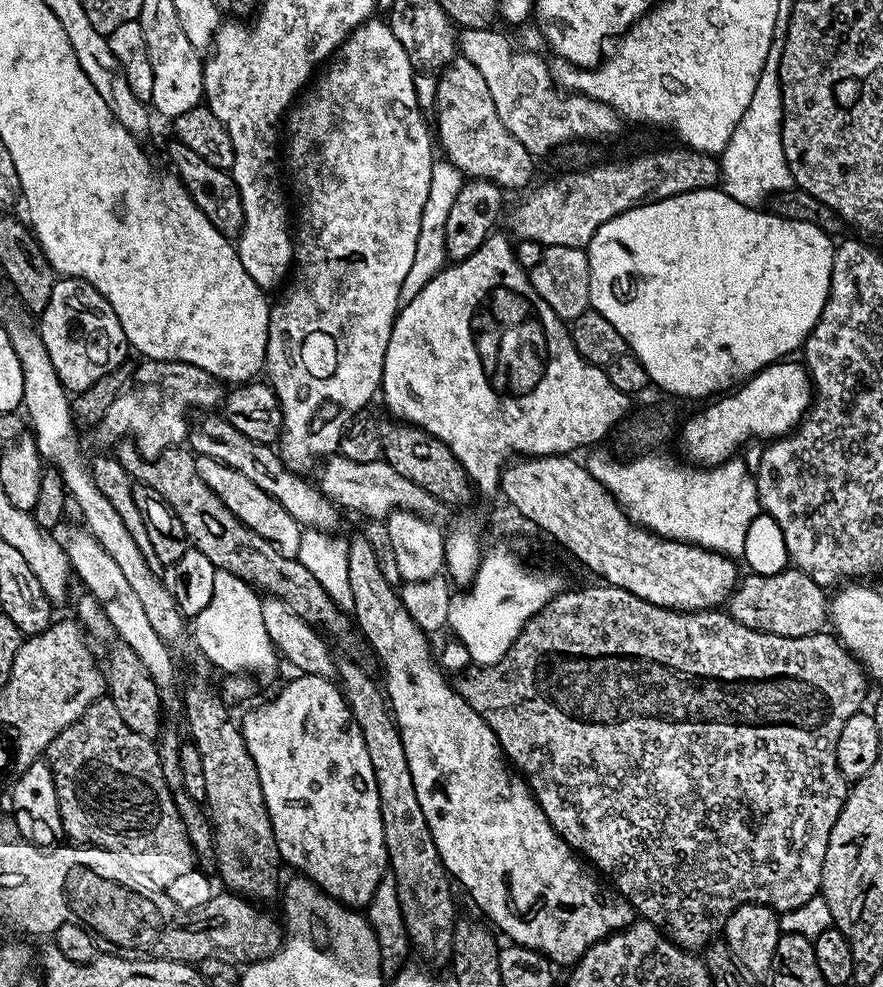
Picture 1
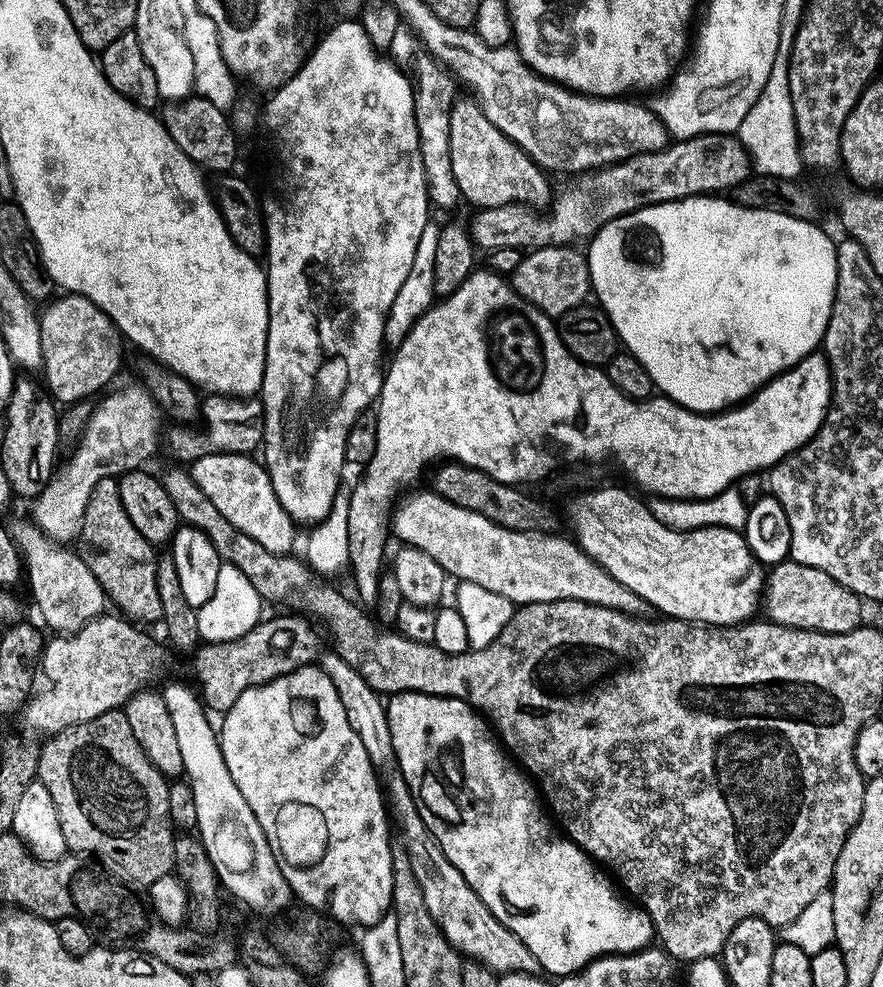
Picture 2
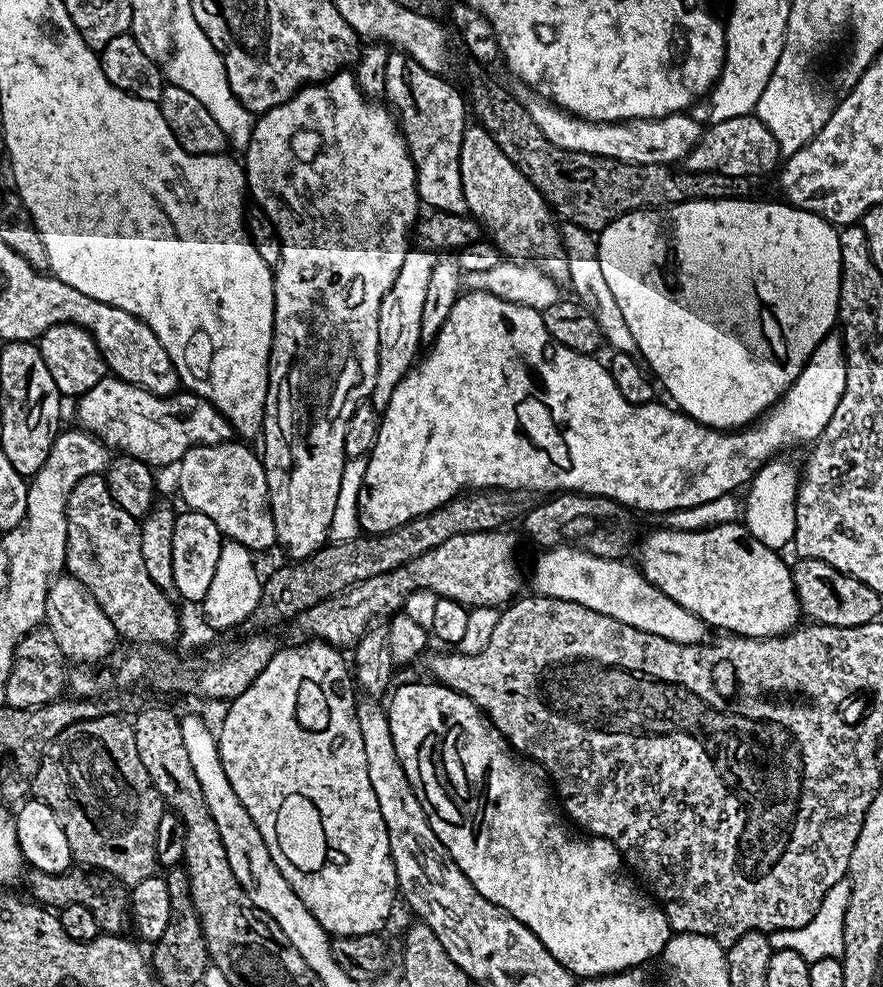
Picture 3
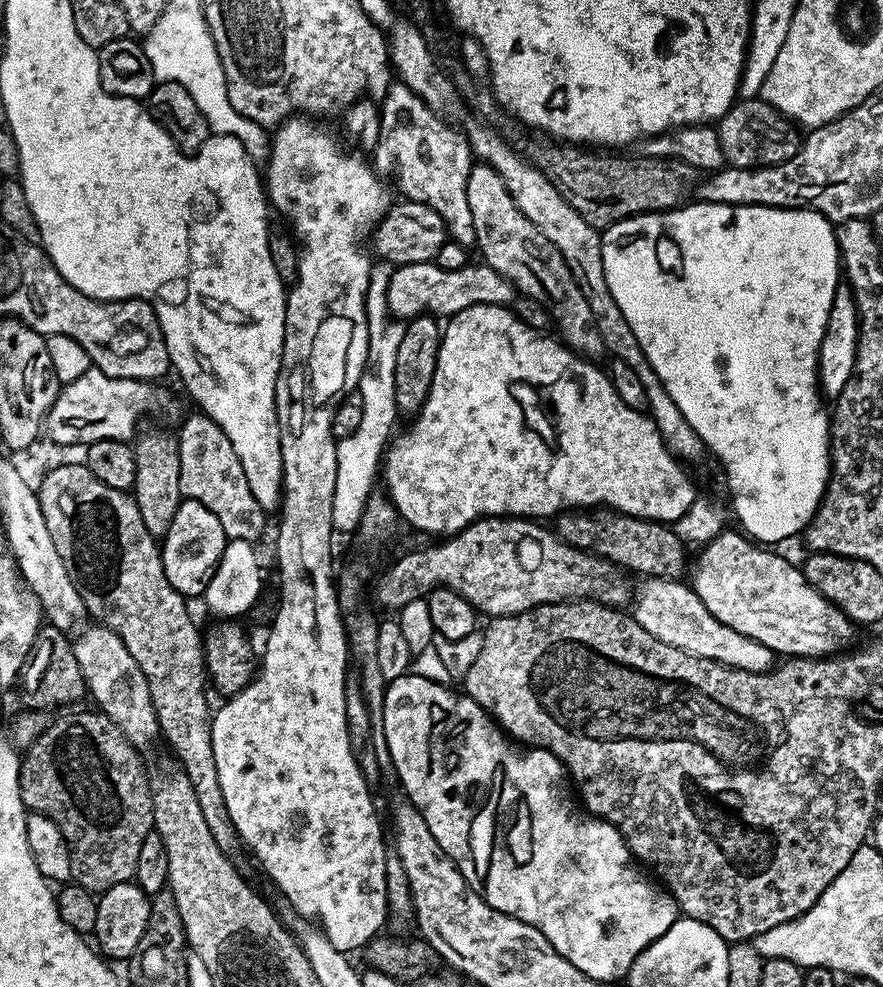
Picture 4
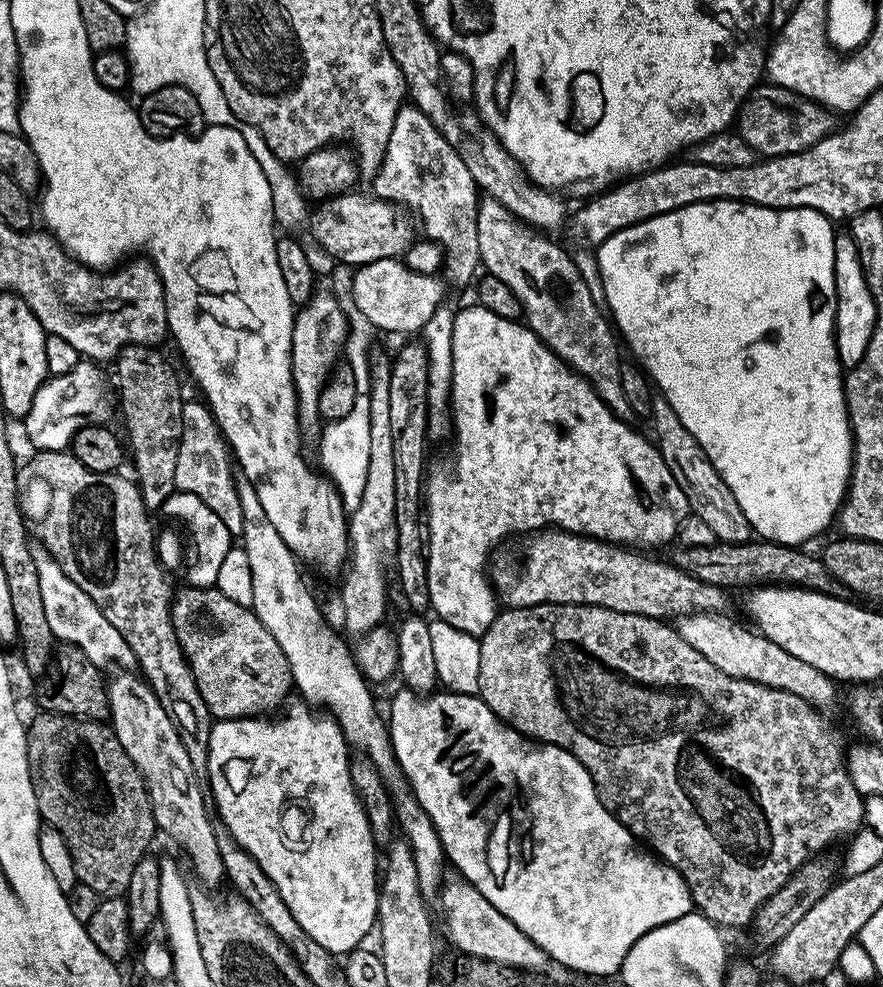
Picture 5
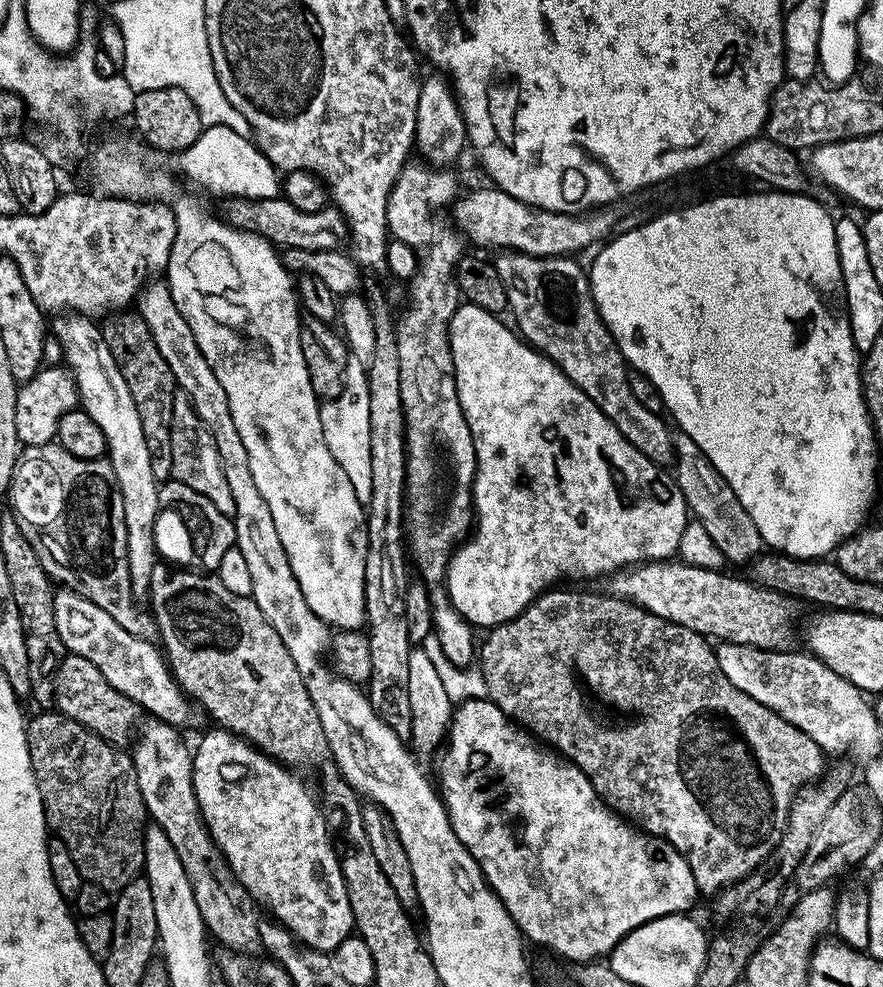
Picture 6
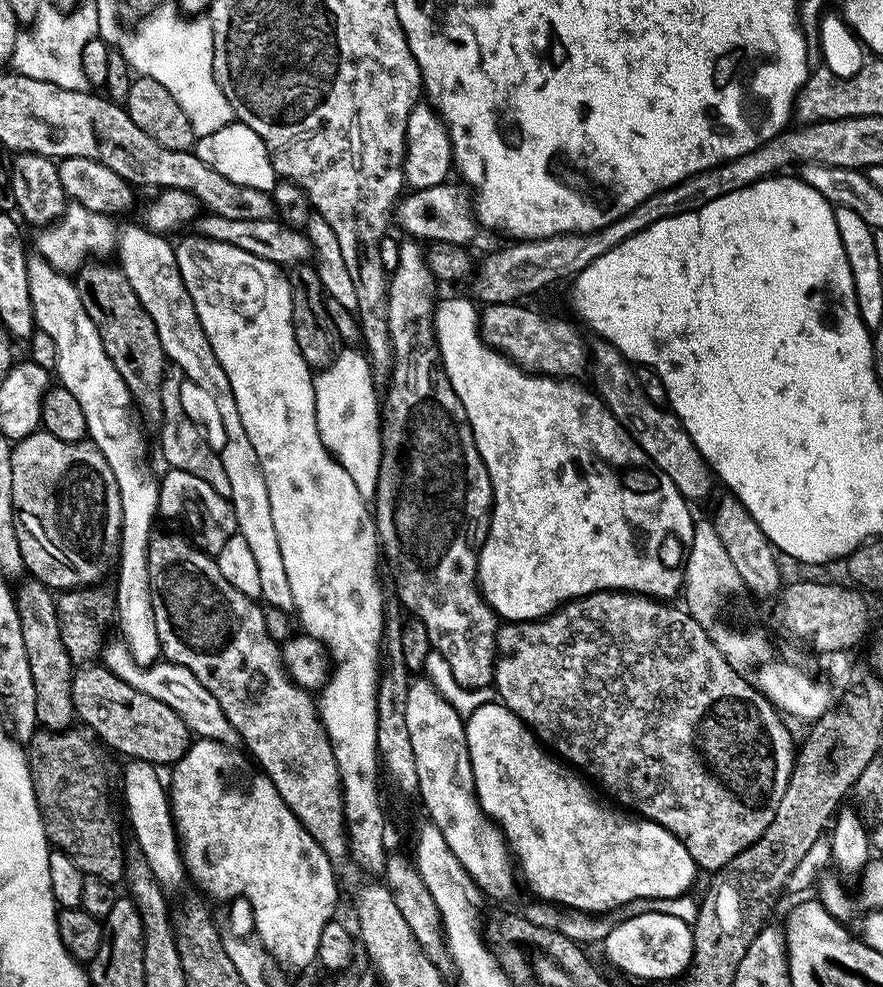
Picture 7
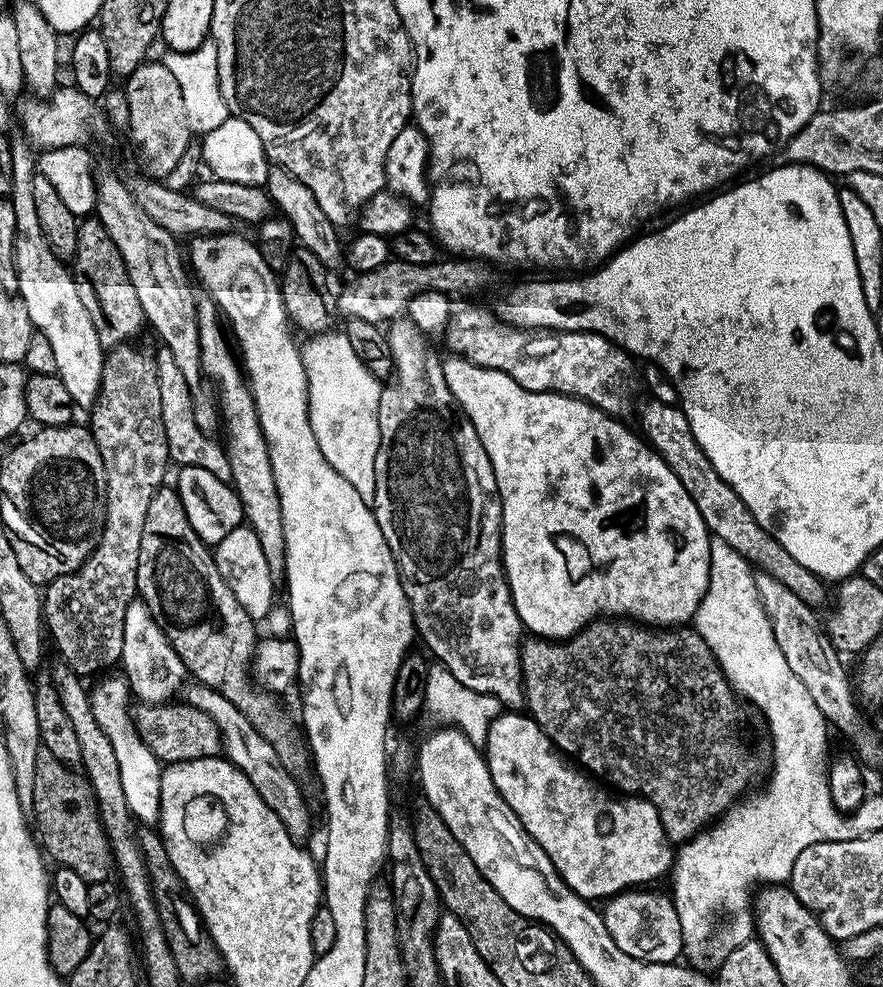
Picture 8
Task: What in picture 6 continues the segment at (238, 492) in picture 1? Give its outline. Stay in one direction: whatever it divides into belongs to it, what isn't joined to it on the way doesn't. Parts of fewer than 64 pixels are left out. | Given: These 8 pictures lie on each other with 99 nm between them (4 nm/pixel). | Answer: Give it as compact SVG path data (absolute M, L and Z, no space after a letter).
M177 391L174 398L174 410L170 418L170 458L172 459L171 479L190 486L190 490L198 490L202 498L210 498L222 514L234 517L234 498L230 495L230 485L220 469L218 450L214 446L214 438L210 430L198 418L191 400L184 392Z

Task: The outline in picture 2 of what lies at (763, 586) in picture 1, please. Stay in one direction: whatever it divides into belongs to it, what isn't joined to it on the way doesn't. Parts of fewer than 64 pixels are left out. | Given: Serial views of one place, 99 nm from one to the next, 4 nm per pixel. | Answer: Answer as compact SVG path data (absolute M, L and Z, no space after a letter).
M794 559L783 564L771 565L768 589L764 592L764 604L768 607L767 619L787 628L805 628L811 632L853 632L861 627L861 597L854 595L846 586L834 582L830 574L817 568L802 566Z

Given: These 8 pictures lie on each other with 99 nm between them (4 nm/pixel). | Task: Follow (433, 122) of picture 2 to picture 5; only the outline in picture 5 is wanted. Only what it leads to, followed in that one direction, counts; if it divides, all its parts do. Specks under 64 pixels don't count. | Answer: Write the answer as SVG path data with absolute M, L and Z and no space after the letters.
M405 103L398 110L382 166L371 184L375 199L389 200L407 208L414 214L423 235L440 247L444 254L442 276L449 285L473 283L482 268L478 250L478 206L481 201L478 187L459 157L459 149L451 145L413 103Z

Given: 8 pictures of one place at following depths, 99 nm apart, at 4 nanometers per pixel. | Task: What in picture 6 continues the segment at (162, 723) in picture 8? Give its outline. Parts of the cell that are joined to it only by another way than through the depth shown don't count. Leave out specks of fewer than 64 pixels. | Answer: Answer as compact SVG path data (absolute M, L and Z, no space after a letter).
M68 654L62 658L55 674L53 703L55 709L64 716L86 726L92 733L98 734L104 741L116 747L129 747L141 723L141 705L114 690L102 672L89 659L80 655Z

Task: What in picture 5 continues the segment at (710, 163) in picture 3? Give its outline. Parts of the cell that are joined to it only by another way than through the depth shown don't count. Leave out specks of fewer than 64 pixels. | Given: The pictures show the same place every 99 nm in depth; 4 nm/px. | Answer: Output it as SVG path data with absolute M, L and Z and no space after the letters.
M761 82L744 99L738 113L740 137L761 157L789 156L805 152L831 132L837 131L837 117L821 104L813 104L806 96L799 96L771 82Z

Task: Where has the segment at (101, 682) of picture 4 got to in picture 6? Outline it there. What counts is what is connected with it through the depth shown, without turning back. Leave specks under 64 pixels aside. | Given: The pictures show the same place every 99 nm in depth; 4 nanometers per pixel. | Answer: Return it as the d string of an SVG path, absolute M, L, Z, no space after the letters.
M159 718L149 721L139 729L130 755L151 823L170 838L170 846L178 853L182 870L190 878L190 890L194 890L194 902L198 902L198 914L202 914L205 929L211 935L213 932L233 953L251 953L251 948L255 949L260 942L258 922L262 916L256 913L257 901L236 881L204 824L194 794L192 752L173 725Z

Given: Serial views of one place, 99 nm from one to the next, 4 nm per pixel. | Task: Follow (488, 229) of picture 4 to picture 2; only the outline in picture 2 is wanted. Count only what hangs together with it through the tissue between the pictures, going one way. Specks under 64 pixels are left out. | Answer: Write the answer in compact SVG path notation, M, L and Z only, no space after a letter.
M456 99L450 110L450 170L454 170L461 197L476 204L477 209L507 204L547 205L554 188L548 185L544 169L482 114L475 99L467 99Z

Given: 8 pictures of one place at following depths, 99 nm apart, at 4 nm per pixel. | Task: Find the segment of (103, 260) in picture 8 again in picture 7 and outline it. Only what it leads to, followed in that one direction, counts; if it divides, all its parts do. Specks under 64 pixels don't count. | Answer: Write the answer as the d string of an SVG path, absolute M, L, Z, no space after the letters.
M96 260L79 269L75 275L74 283L79 290L82 304L86 306L86 314L90 314L90 318L102 338L102 346L106 350L110 362L114 362L114 370L118 370L118 374L122 374L122 382L126 382L135 407L139 411L141 408L144 414L145 421L143 420L143 423L145 425L147 425L146 423L153 424L153 426L163 424L162 386L166 375L166 369L164 369L166 357L162 350L162 342L158 338L158 330L154 326L150 314L146 314L142 302L138 301L138 296L135 294L134 288L130 286L129 279L126 278L124 272L117 265L112 264L110 266L108 262Z

